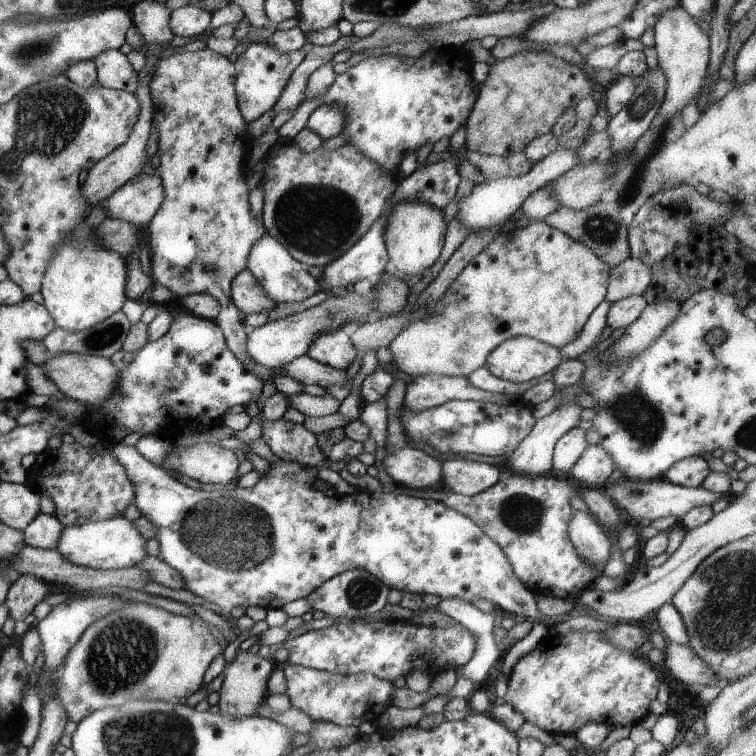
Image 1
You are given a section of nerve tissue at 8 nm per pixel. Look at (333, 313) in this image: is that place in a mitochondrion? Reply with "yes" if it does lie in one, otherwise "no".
yes

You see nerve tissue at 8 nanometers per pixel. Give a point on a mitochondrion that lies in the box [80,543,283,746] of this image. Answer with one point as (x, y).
(126, 648)

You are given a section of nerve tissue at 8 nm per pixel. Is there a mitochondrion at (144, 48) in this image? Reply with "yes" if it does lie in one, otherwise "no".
no

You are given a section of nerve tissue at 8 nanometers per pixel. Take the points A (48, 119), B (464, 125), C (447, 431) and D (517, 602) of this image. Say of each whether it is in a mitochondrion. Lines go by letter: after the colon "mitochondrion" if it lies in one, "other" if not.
A: mitochondrion
B: other
C: mitochondrion
D: other

